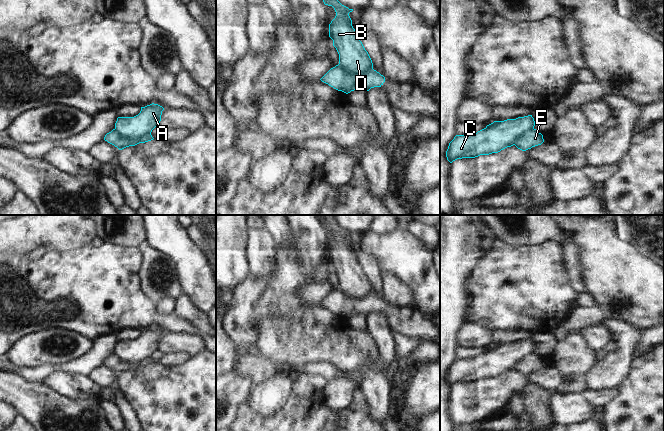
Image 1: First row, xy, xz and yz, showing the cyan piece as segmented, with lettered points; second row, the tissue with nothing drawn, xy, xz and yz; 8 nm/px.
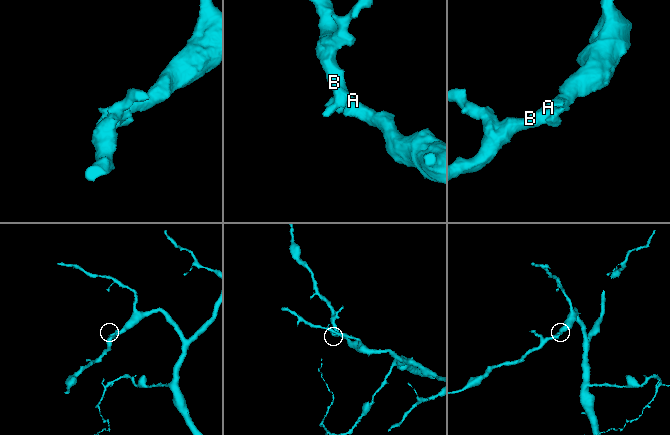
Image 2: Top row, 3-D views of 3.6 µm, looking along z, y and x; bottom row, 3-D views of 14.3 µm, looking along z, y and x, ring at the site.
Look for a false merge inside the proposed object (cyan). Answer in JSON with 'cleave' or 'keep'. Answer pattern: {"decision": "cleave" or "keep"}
{"decision": "cleave"}

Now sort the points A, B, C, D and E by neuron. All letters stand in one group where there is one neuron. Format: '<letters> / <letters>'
A B C D / E

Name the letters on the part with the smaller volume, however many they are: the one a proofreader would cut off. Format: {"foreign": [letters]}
{"foreign": ["E"]}

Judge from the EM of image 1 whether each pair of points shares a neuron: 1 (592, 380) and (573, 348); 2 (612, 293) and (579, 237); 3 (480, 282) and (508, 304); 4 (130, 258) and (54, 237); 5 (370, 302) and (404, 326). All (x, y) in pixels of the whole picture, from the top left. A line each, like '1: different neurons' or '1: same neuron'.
1: different neurons
2: same neuron
3: same neuron
4: different neurons
5: same neuron

